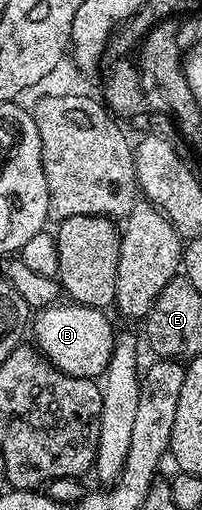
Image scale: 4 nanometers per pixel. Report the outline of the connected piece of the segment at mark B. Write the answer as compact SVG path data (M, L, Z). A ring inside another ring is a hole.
M76 303L49 305L32 318L31 337L33 333L41 356L61 373L97 379L104 374L113 351L115 330L109 322L109 315L106 310Z

